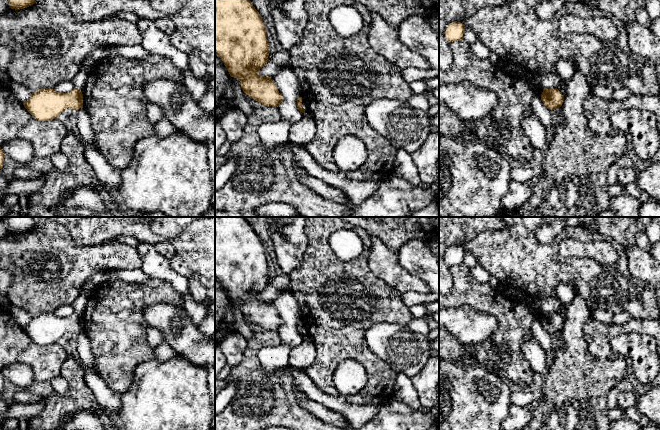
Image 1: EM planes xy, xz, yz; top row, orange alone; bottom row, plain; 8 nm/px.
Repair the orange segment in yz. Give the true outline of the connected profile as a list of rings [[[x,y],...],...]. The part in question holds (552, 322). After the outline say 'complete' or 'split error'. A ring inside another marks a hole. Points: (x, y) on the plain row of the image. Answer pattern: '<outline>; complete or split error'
[[[557,312],[543,313],[541,324],[548,333],[555,334],[562,330],[564,321]]]; complete

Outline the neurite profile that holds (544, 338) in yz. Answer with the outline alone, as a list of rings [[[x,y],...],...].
[[[523,300],[525,305],[534,310],[534,320],[532,322],[532,332],[546,354],[554,357],[555,349],[552,347],[552,334],[548,333],[541,324],[540,316],[543,314],[541,307],[536,306],[530,300]]]

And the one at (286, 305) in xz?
[[[289,289],[284,290],[271,303],[283,321],[283,325],[278,330],[281,344],[291,348],[298,346],[304,337],[300,336],[297,331],[297,323],[302,321],[302,312],[295,296]]]

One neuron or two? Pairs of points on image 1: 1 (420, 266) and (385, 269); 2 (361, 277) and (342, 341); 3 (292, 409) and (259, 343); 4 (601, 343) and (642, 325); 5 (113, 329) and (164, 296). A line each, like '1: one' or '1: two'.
1: two
2: one
3: one
4: one
5: one

